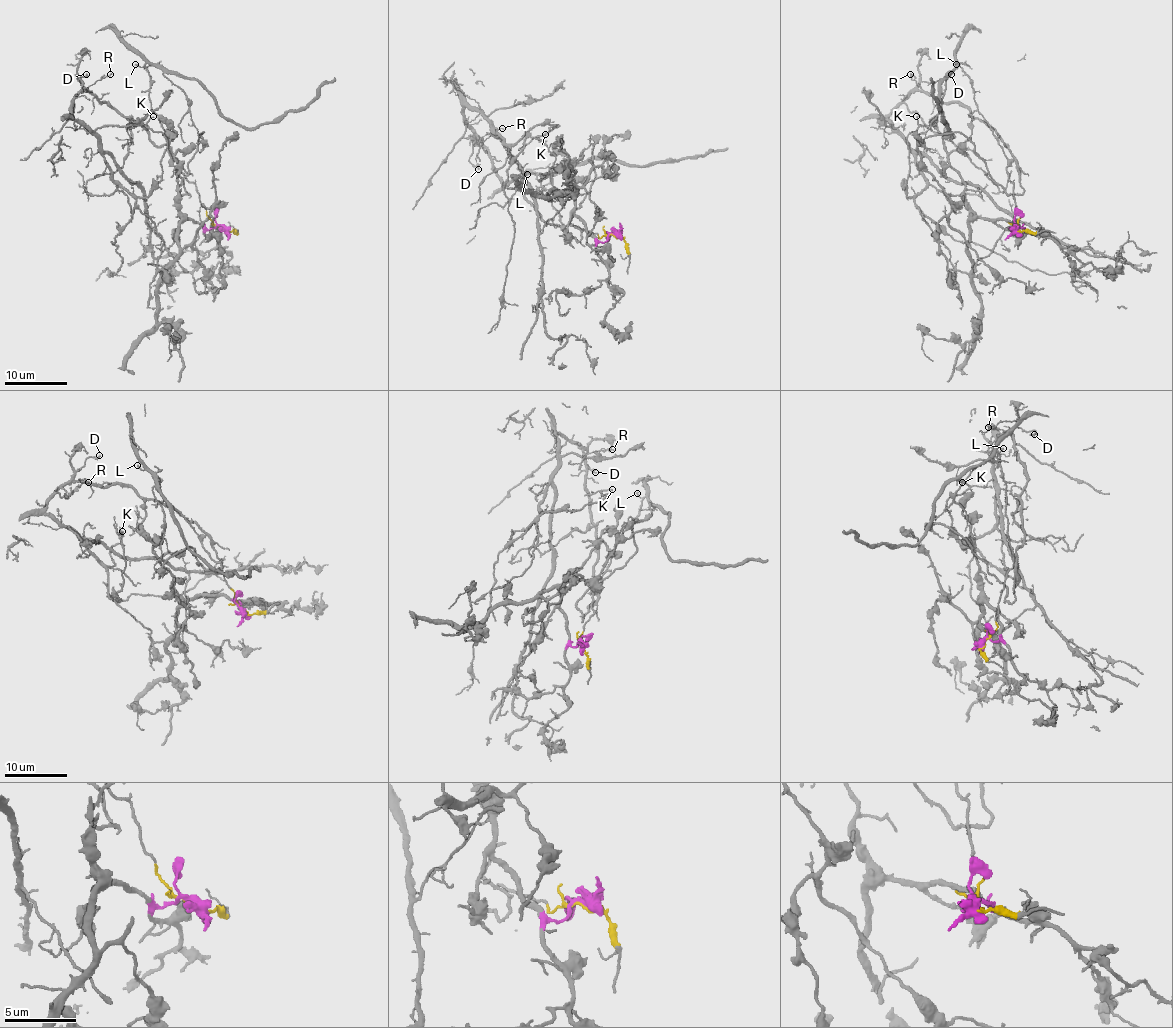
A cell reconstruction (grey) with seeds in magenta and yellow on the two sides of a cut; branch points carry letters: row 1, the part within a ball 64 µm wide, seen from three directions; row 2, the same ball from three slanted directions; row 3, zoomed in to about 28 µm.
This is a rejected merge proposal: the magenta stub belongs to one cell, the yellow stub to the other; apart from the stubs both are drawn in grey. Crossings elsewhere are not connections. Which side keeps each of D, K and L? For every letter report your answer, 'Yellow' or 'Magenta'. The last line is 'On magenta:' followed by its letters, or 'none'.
D: Magenta
K: Magenta
L: Yellow
On magenta: D, K

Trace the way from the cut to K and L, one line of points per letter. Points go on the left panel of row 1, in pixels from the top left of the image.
K: (222, 228), (183, 217), (159, 271), (162, 239), (136, 200), (161, 178), (153, 116)
L: (222, 228), (206, 214), (197, 186), (172, 160), (167, 135), (152, 109), (150, 75), (144, 66), (134, 64)

